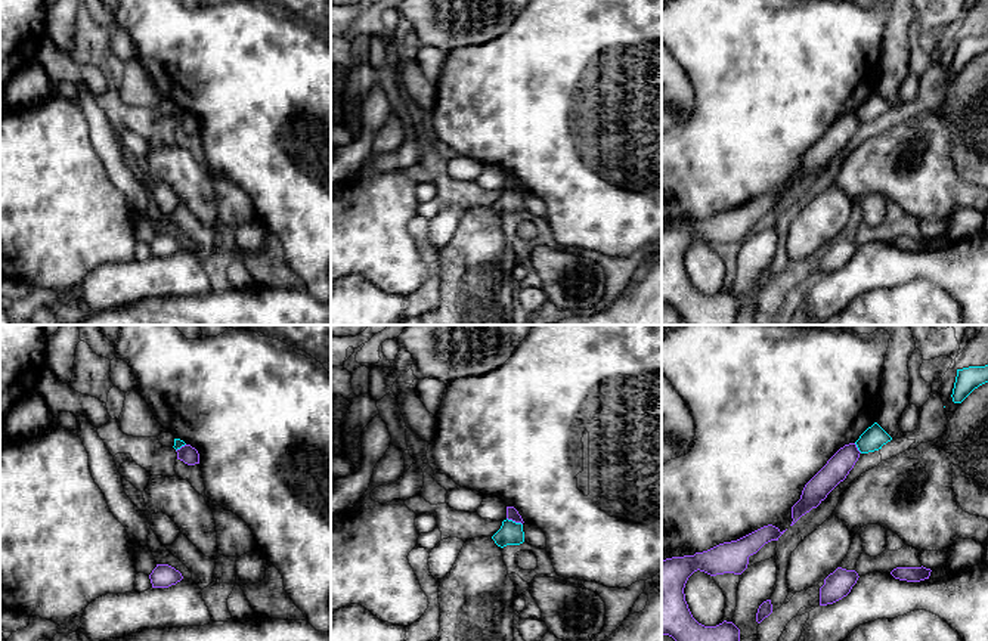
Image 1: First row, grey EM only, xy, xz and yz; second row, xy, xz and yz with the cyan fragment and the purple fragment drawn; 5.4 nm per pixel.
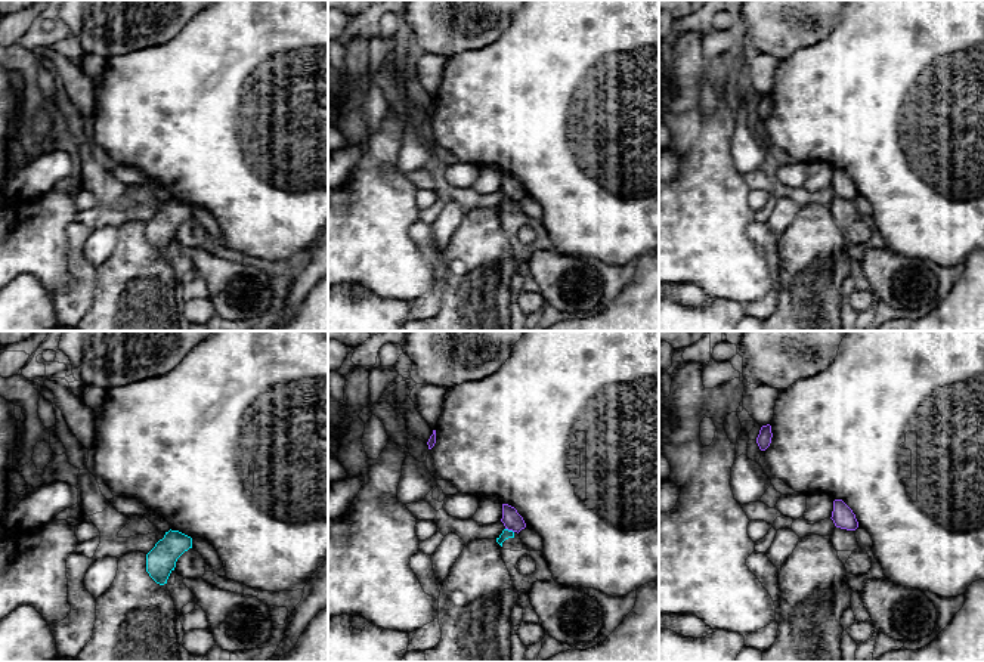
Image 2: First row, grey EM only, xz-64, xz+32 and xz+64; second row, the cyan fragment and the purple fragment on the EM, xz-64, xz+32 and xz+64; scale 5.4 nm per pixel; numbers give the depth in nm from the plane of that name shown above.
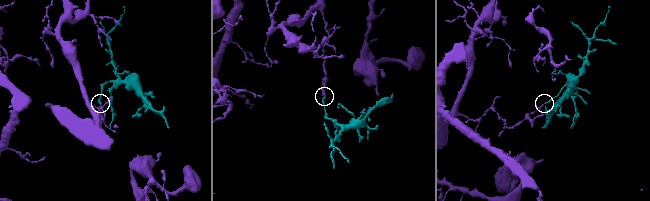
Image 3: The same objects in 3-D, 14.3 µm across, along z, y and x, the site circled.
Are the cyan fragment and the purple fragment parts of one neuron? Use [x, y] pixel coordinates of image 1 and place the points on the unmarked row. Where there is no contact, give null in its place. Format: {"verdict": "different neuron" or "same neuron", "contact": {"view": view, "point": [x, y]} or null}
{"verdict": "different neuron", "contact": {"view": "xz", "point": [514, 191]}}

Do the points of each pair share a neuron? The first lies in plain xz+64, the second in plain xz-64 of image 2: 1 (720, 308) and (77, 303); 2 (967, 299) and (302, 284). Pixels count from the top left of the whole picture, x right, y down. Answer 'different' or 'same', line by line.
1: different
2: different

